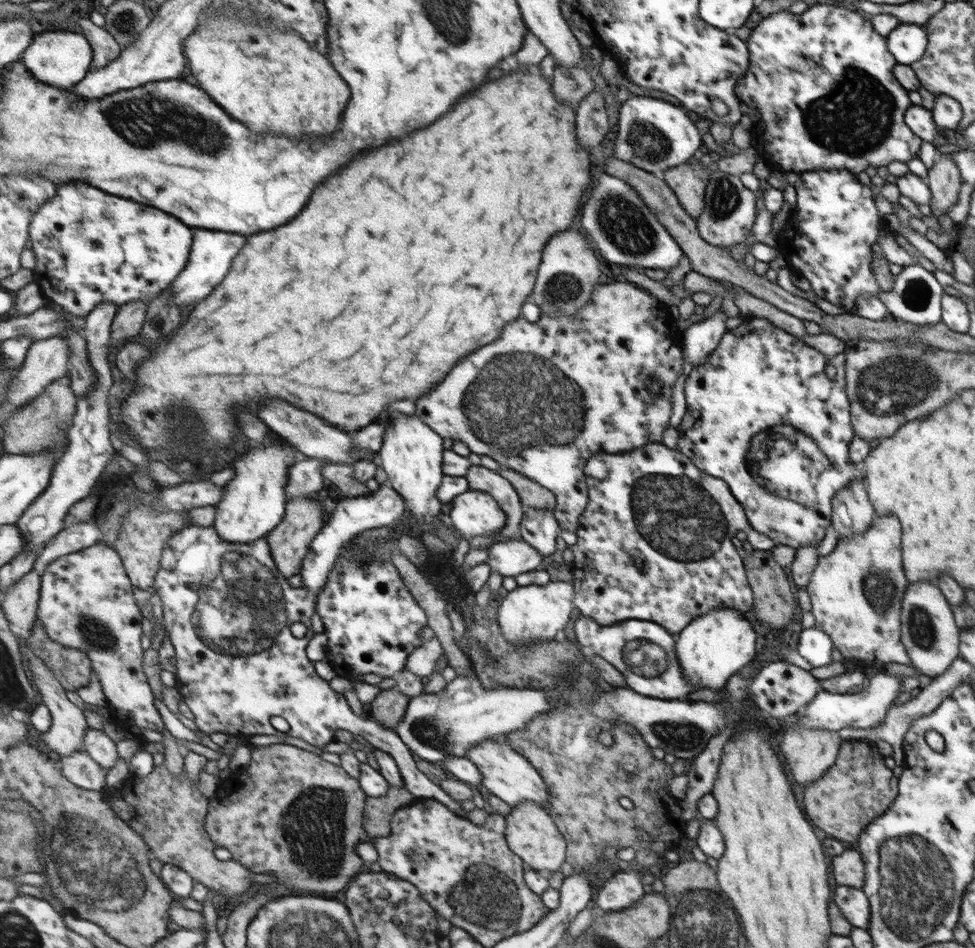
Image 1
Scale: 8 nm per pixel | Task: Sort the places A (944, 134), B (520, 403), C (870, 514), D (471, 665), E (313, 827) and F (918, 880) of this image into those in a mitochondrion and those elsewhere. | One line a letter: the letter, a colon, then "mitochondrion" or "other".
A: other
B: mitochondrion
C: other
D: other
E: mitochondrion
F: mitochondrion

